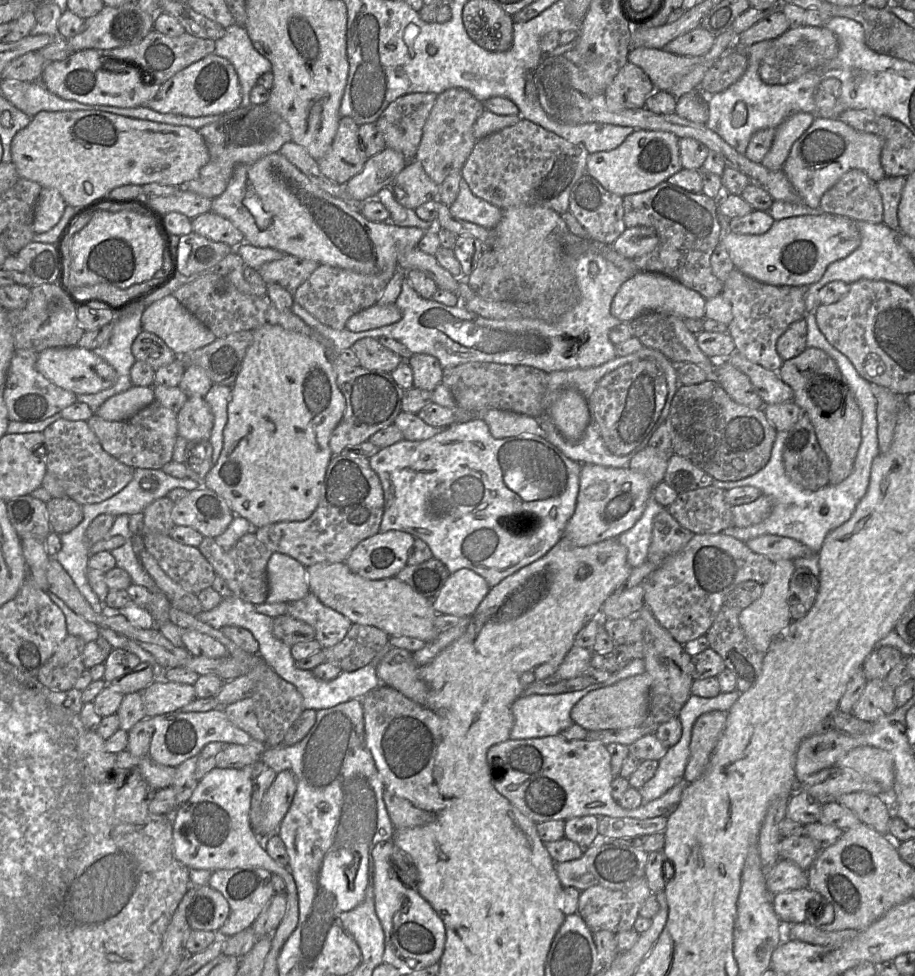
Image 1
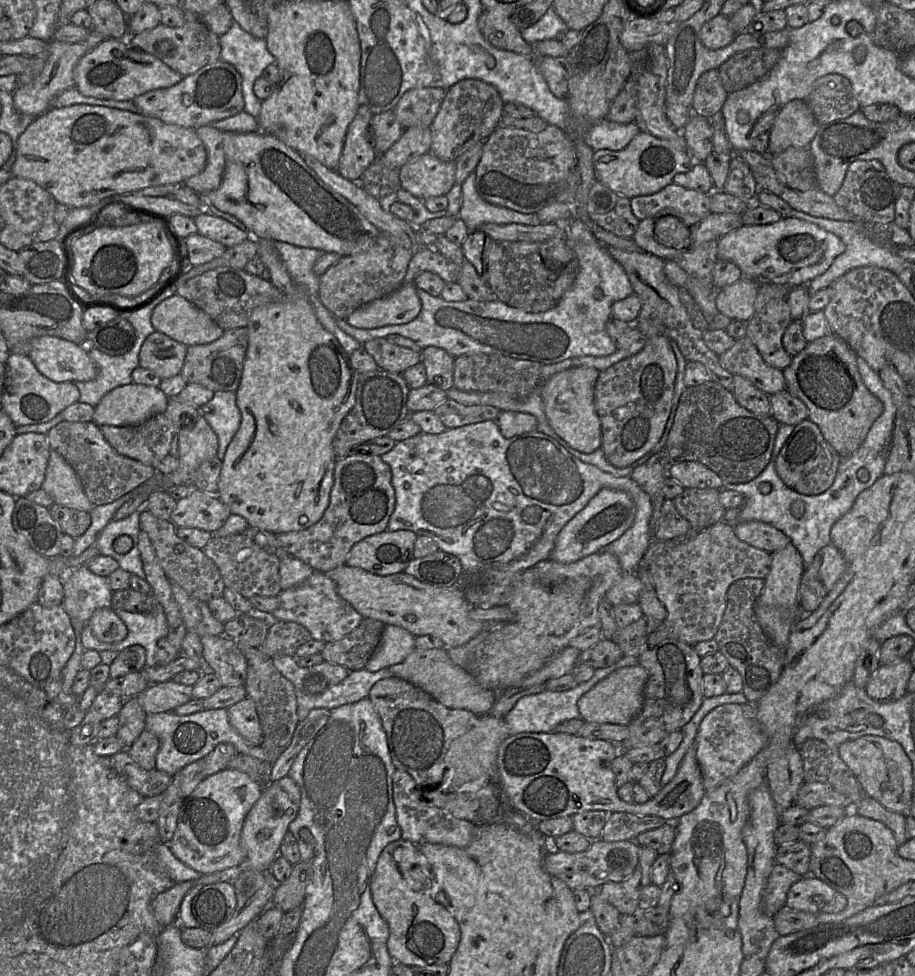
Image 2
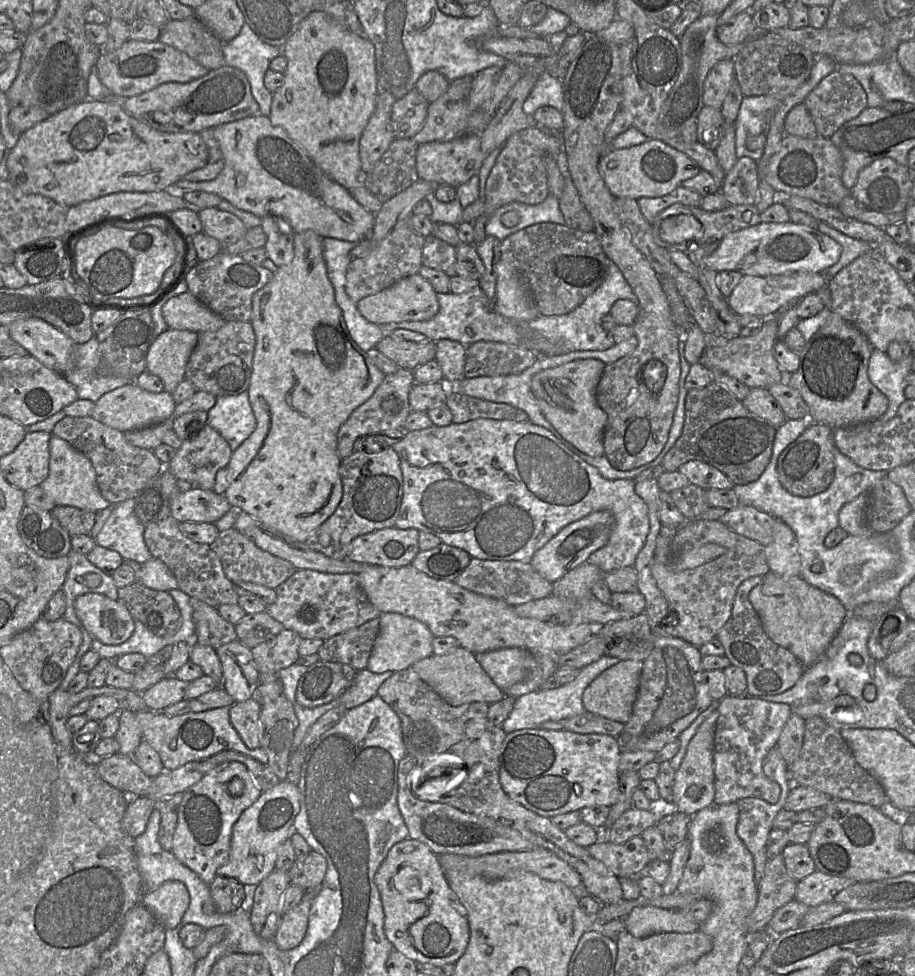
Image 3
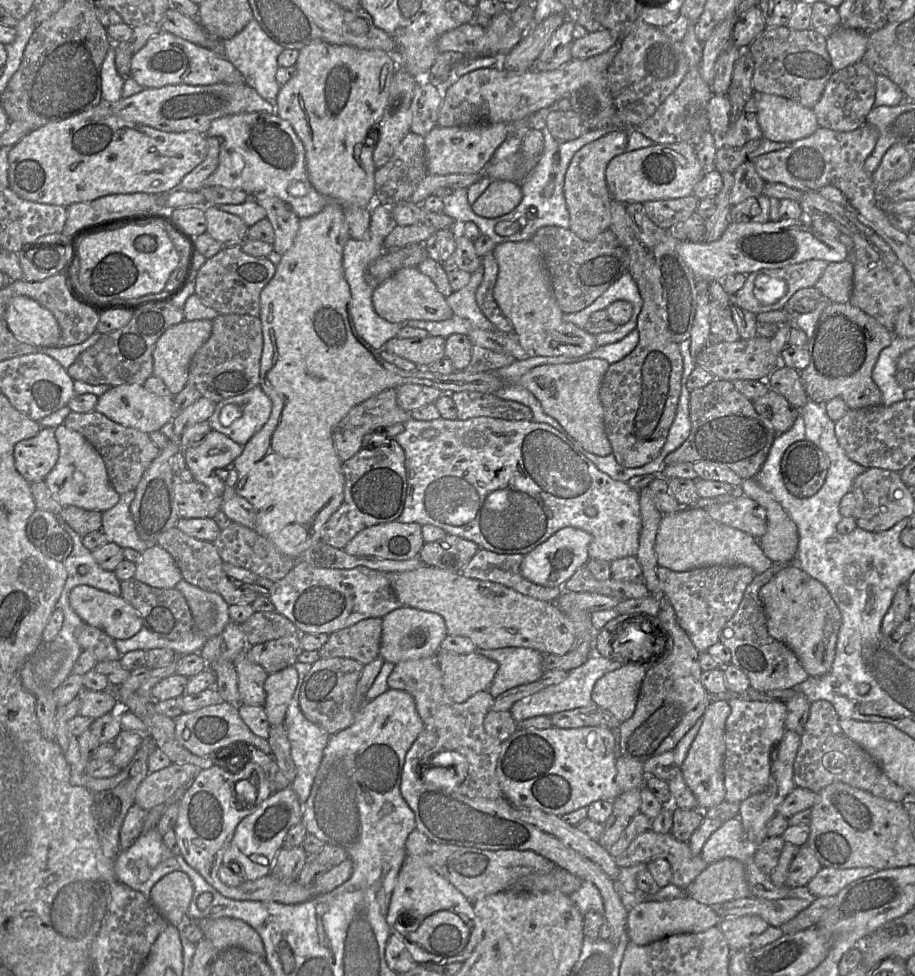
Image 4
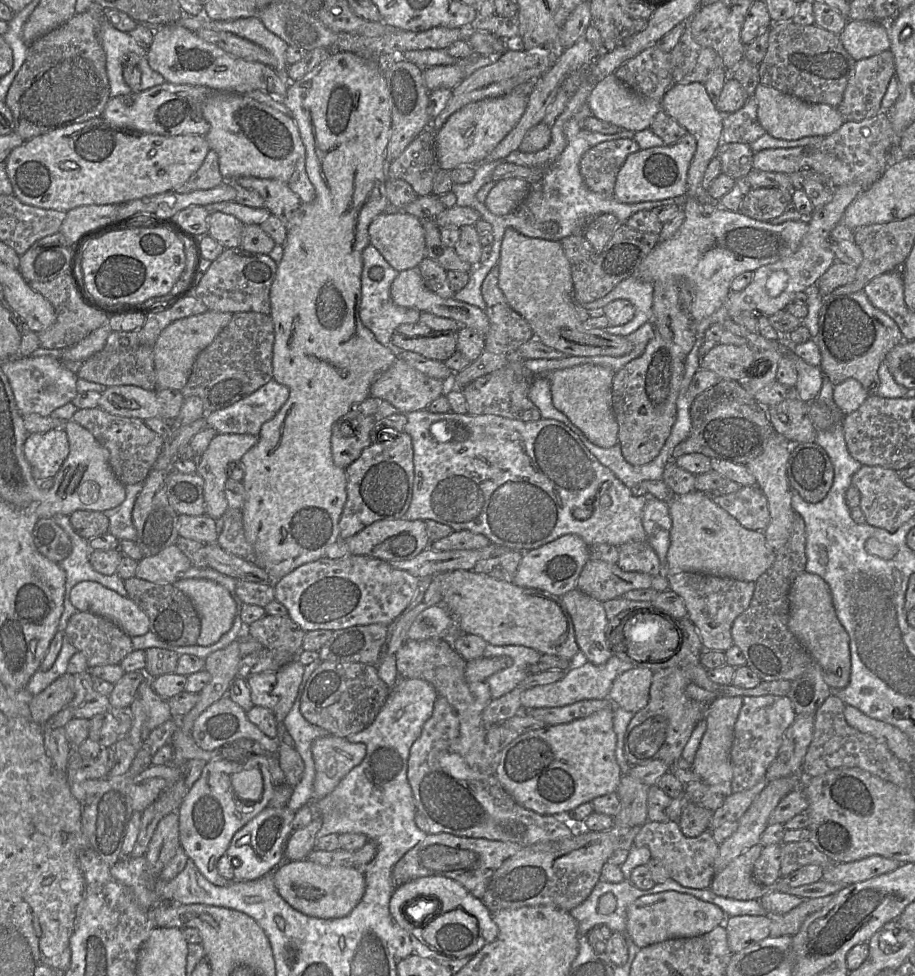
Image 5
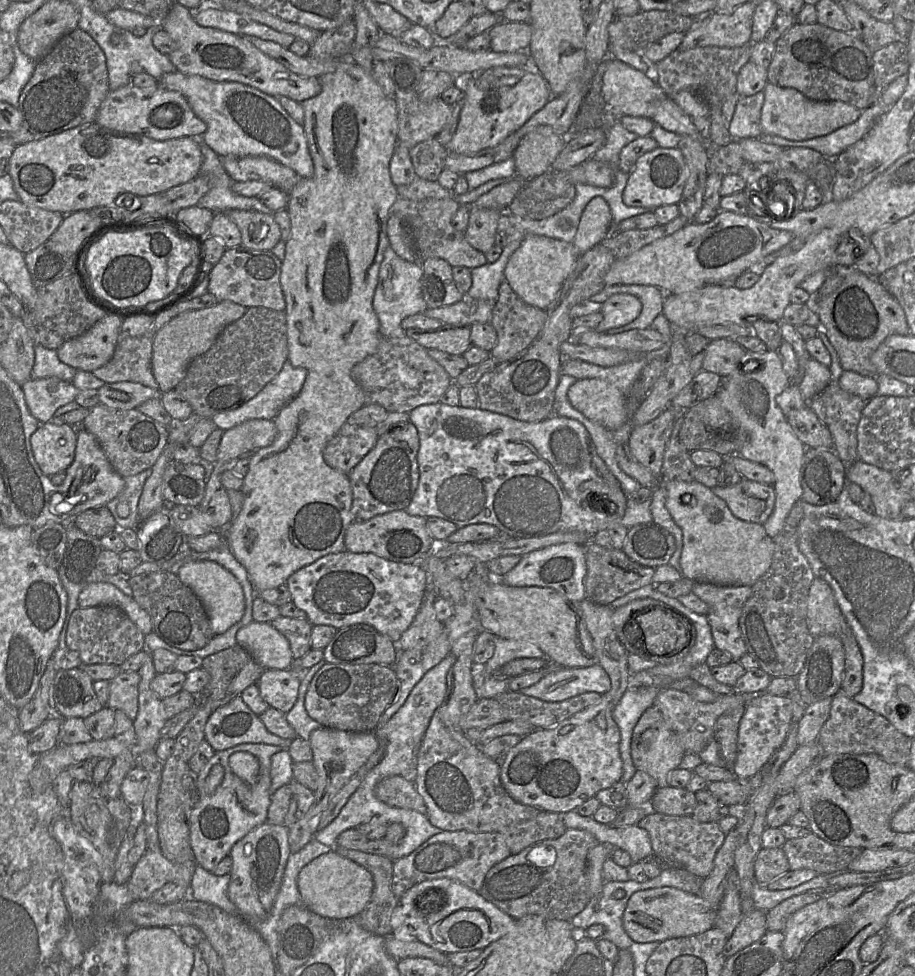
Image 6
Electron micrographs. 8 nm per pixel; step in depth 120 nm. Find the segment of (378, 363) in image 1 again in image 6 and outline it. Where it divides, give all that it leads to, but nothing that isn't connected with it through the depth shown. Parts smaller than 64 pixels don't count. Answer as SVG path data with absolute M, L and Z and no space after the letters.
M442 325L434 330L407 329L404 334L426 349L462 355L472 346L470 326Z

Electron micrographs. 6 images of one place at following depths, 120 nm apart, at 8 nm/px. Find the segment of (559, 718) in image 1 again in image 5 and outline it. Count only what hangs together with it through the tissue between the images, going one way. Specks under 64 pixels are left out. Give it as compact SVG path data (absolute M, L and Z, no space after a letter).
M612 656L602 665L595 665L588 661L576 660L565 676L551 684L527 689L521 696L522 709L563 707L581 700L607 699L614 680L622 673L634 668L629 662Z

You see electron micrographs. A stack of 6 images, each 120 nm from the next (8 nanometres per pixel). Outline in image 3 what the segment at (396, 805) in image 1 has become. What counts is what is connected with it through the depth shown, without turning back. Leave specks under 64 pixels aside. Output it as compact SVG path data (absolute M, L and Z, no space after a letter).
M405 755L398 766L397 803L409 831L409 838L426 844L436 855L456 854L478 857L502 852L523 852L536 847L522 834L499 821L456 809L447 804L427 802L413 794L420 780L412 777L412 767L417 764L414 757Z

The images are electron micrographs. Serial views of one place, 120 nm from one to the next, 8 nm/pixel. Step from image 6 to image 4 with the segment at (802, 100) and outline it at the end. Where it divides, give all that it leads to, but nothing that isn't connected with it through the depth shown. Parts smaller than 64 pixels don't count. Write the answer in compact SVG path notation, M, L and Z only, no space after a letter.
M754 91L753 97L758 123L766 139L792 143L812 135L819 128L812 108L774 94Z

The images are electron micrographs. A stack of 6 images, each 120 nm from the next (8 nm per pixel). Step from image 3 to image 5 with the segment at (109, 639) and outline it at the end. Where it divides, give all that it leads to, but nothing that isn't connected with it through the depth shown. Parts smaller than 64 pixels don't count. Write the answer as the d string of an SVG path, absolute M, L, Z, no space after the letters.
M79 582L70 592L70 600L79 612L105 617L131 638L149 632L147 615L131 599L98 582Z

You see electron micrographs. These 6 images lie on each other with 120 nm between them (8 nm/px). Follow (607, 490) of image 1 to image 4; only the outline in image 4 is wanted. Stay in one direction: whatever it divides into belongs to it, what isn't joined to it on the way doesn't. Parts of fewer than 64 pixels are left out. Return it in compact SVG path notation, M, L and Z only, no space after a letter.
M566 527L557 531L548 540L524 555L520 566L522 576L544 587L560 587L589 560L588 547L592 537L583 530Z

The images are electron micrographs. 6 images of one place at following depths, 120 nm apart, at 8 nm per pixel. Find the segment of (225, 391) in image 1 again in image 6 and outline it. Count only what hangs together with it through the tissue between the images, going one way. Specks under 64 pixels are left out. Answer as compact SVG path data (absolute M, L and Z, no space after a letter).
M287 360L280 372L256 396L240 407L216 414L211 419L224 431L250 419L273 420L281 408L299 393L306 376L305 368L294 367Z

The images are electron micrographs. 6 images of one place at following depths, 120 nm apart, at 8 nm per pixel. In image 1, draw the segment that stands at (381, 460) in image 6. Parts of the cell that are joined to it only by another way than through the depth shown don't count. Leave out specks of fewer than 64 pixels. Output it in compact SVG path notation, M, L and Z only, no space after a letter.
M341 453L332 456L319 503L308 519L269 524L254 529L254 532L271 552L285 554L305 567L345 562L361 541L379 532L383 512L383 489L378 475L370 467L369 458Z

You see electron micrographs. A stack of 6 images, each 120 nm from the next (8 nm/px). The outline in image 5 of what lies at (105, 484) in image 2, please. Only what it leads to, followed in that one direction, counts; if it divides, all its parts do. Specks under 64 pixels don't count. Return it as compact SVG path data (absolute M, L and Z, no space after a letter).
M98 406L90 409L78 409L71 420L90 431L108 451L111 469L125 486L144 482L164 445L164 439L149 429L144 420L115 416Z

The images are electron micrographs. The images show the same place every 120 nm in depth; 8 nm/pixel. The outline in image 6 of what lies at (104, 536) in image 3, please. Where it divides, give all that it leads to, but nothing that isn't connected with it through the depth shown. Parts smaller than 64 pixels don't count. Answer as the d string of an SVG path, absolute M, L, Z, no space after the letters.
M151 468L137 475L124 477L124 489L118 496L105 505L114 516L118 530L124 528L138 528L140 524L138 502L145 481L150 475Z

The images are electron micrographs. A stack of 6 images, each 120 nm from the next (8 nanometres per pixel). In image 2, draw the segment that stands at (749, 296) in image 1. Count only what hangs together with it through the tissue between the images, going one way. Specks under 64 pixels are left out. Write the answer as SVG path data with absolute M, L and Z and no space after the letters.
M772 299L760 309L755 309L752 317L746 322L746 337L757 347L761 357L769 366L783 370L790 365L792 356L784 349L782 336L792 321L787 300Z

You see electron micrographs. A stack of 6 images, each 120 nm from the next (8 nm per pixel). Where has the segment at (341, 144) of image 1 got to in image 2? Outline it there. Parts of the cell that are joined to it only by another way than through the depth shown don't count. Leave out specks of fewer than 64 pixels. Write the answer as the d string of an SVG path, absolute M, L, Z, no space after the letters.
M359 107L345 135L341 157L335 171L353 182L360 181L365 170L378 157L370 134L370 121L373 116L367 107Z

